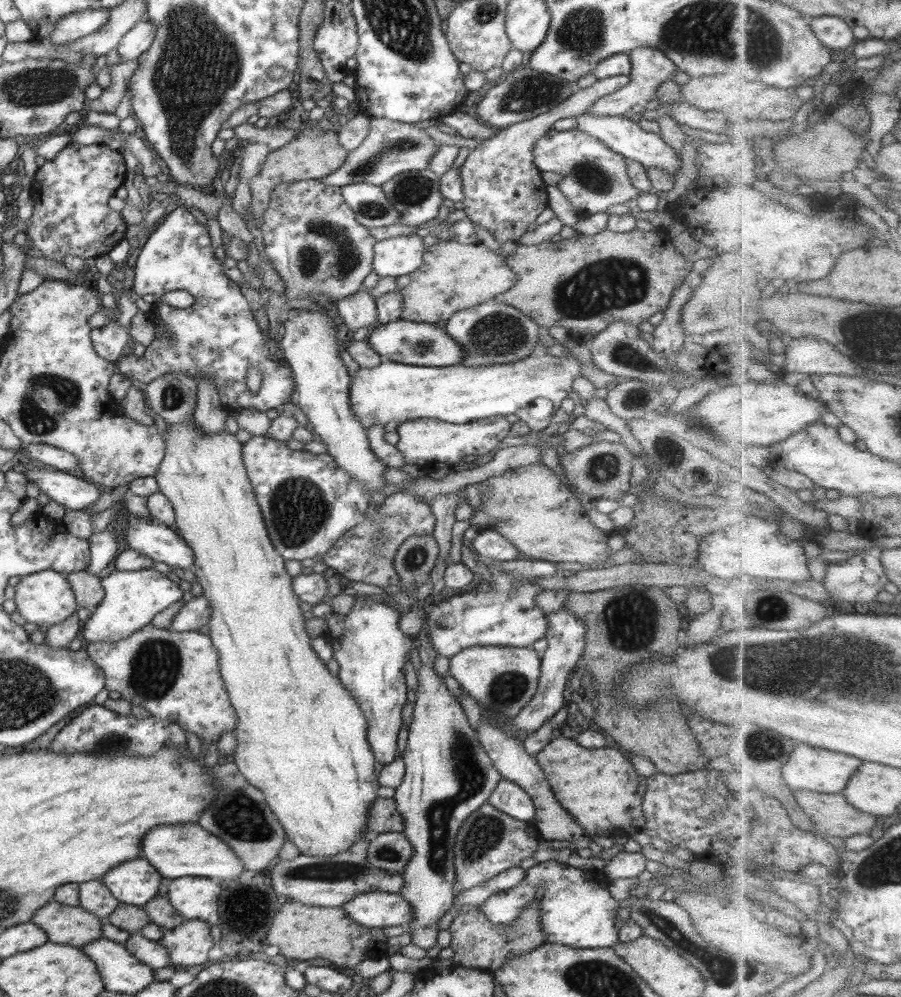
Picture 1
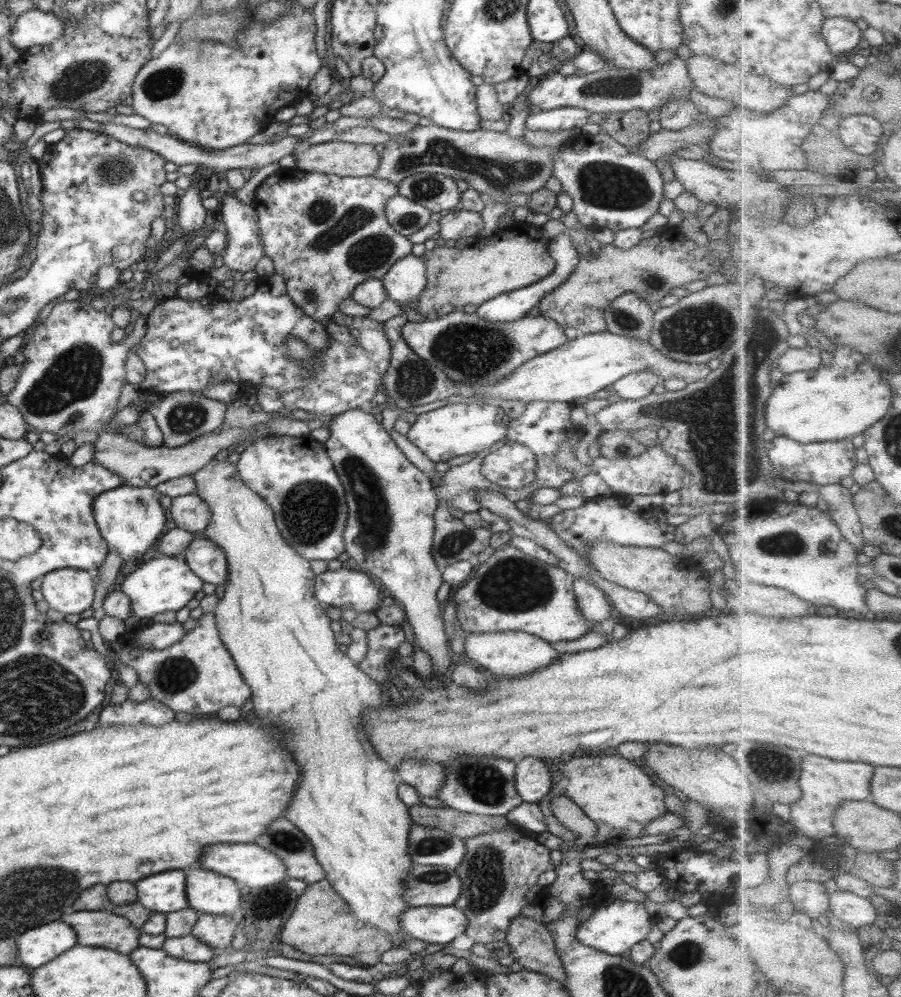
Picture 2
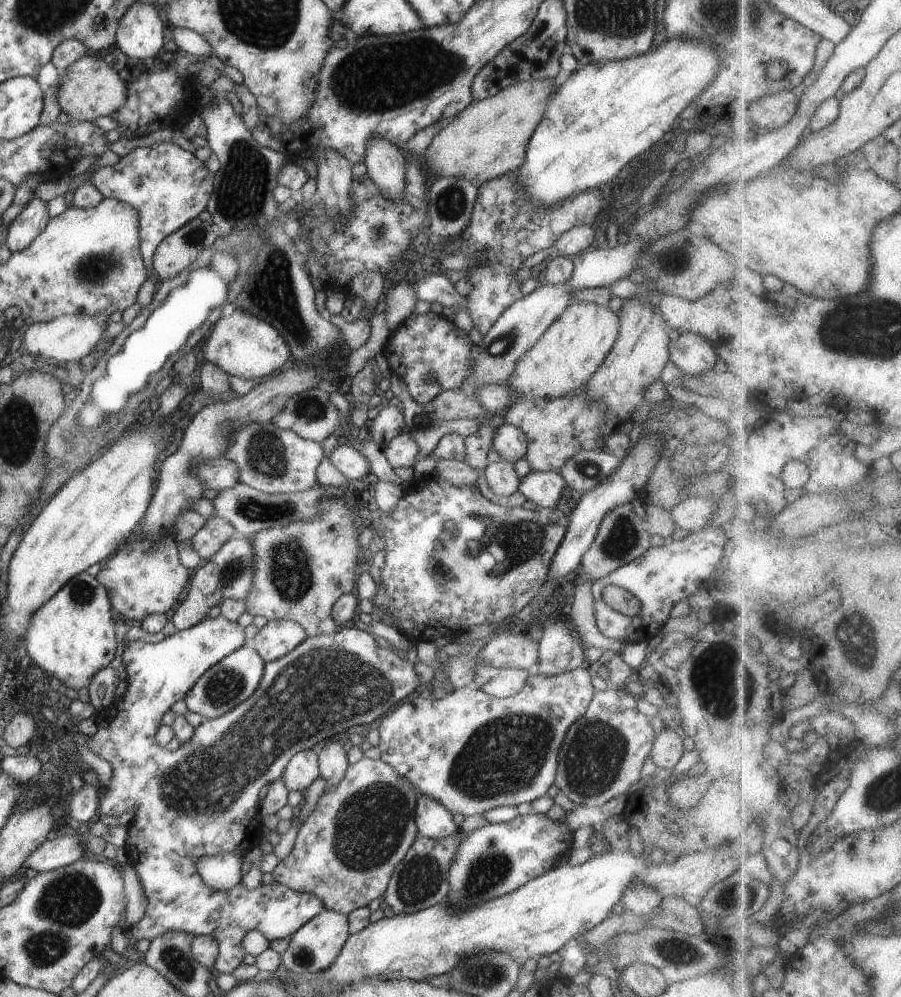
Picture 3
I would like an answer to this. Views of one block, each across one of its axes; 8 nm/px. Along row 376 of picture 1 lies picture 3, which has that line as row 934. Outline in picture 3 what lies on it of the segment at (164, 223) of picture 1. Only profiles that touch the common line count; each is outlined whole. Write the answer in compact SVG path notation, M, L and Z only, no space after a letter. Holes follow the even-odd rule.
M221 614L216 618L206 617L189 629L176 631L174 635L165 637L158 643L126 641L124 652L121 655L123 664L126 664L126 670L128 670L126 691L120 699L113 701L108 710L100 709L96 712L95 722L98 730L96 730L94 736L90 737L88 740L89 747L92 748L98 756L104 758L106 762L109 762L112 767L110 785L109 787L103 786L101 790L97 810L98 815L118 817L123 812L126 812L126 810L134 810L135 814L127 825L128 839L124 848L126 849L129 862L135 868L136 874L140 879L140 884L145 892L147 909L146 914L144 914L136 924L130 927L125 926L127 938L132 943L142 938L151 941L155 936L164 934L166 931L182 931L191 934L193 937L198 935L213 936L217 940L219 946L217 960L214 968L212 968L215 975L221 973L232 974L232 972L242 964L242 959L246 952L241 944L243 938L251 930L259 930L268 939L269 943L273 940L280 940L280 938L288 938L288 936L292 936L303 924L313 919L314 916L324 910L324 908L322 901L317 896L292 890L283 884L278 884L278 882L274 880L270 882L270 884L262 883L254 890L248 890L243 883L240 883L238 886L230 888L230 890L215 891L213 888L208 888L206 884L203 883L202 877L197 871L197 860L204 855L214 856L217 853L240 852L246 854L254 846L260 844L262 838L264 838L264 825L261 822L261 815L259 812L259 802L261 801L260 790L262 790L264 786L272 784L272 782L280 778L280 776L283 776L286 765L295 754L298 754L300 751L314 749L315 746L321 746L332 738L341 736L345 733L348 734L351 726L356 726L357 724L370 724L373 720L376 720L378 716L382 716L382 714L388 712L390 708L396 707L405 697L415 692L415 688L421 684L415 668L406 658L400 658L392 648L385 649L378 646L377 638L371 637L365 630L342 626L341 629L335 633L308 637L282 658L276 659L271 663L265 663L263 677L261 678L260 684L258 684L258 688L256 688L246 700L243 700L237 707L234 707L222 716L216 717L213 720L205 720L201 725L195 728L195 733L189 741L181 743L177 750L169 752L165 746L162 746L155 740L165 712L167 712L175 702L187 696L187 692L198 678L202 676L203 672L206 672L206 670L214 666L217 662L220 662L223 658L226 658L231 652L249 644L250 643L246 643L244 627L240 626L237 621L232 622L231 620L225 619Z

